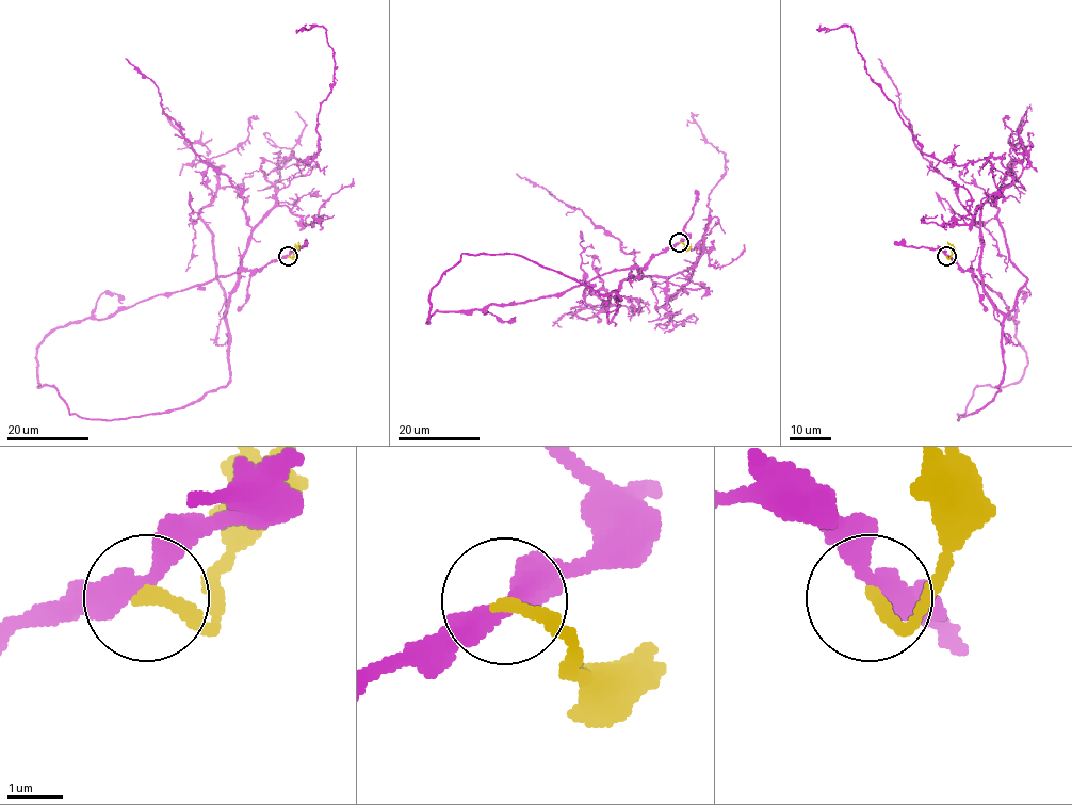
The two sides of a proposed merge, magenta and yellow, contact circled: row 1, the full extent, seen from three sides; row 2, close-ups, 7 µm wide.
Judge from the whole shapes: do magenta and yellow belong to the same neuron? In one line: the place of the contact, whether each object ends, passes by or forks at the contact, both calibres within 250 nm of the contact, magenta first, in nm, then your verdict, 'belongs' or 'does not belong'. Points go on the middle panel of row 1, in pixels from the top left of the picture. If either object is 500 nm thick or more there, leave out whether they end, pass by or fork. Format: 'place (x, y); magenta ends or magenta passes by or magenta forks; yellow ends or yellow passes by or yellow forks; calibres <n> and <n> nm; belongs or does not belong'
place (679, 242); magenta passes by; yellow ends; calibres 360 and 240 nm; does not belong

